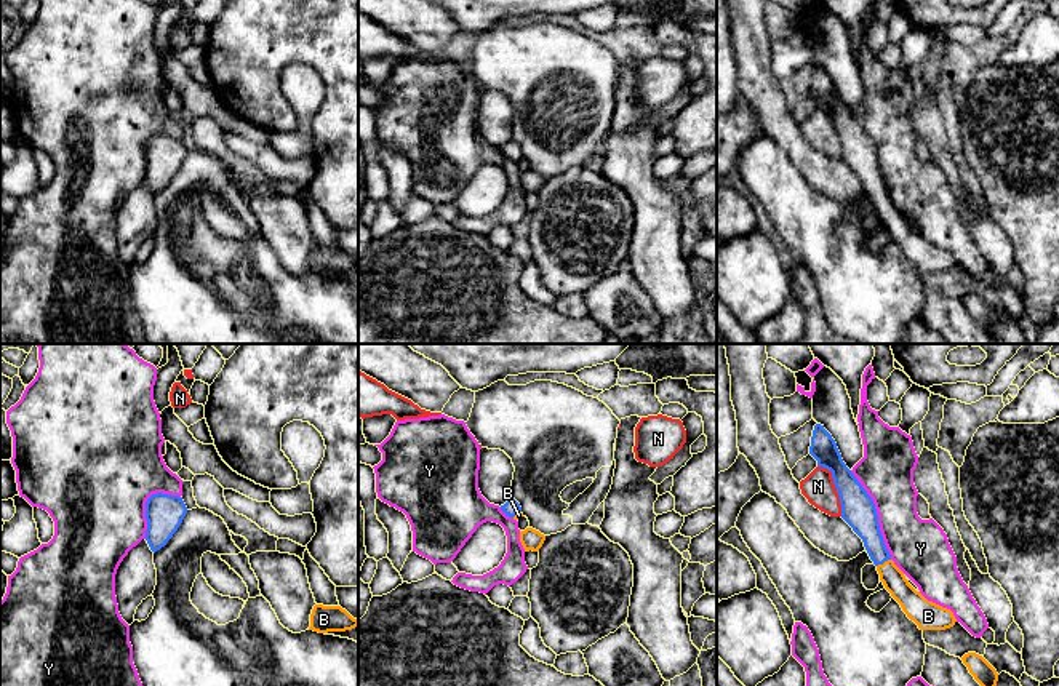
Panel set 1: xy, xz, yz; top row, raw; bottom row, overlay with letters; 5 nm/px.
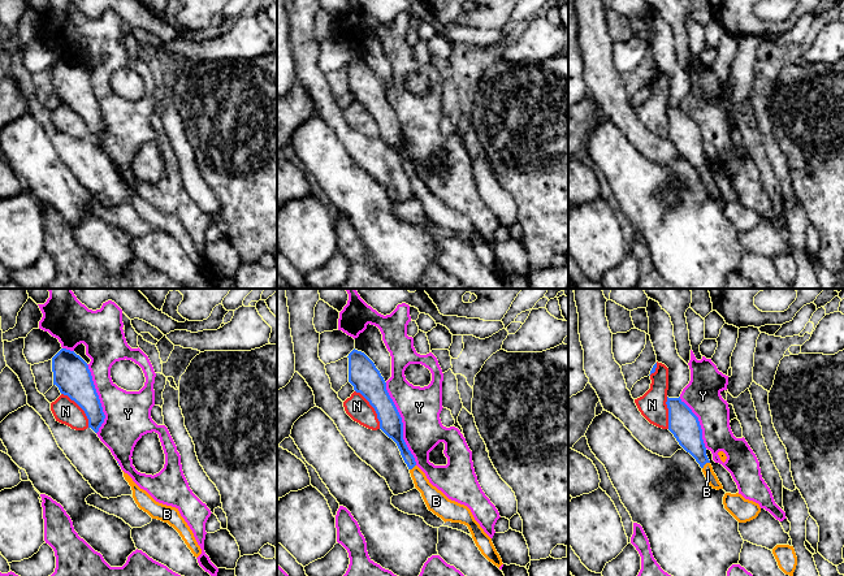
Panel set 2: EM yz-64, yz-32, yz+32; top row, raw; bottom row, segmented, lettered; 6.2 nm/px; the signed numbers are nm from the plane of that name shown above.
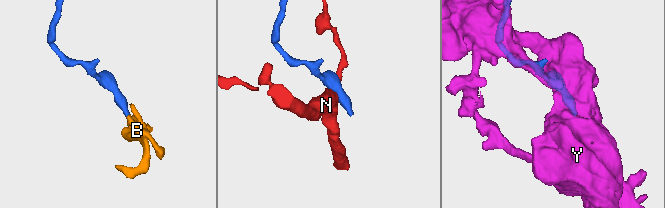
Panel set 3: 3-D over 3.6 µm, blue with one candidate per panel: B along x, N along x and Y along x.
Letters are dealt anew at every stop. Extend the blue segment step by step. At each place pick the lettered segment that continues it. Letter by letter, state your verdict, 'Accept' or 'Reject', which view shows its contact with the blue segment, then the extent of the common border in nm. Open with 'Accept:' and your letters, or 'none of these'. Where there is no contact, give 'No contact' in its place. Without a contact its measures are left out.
Accept: B
B: Accept. Touches blue in yz. Shared border 80 nm
N: Reject. Touches blue in yz. Shared border 280 nm
Y: Reject. Touches blue in yz. Shared border 500 nm

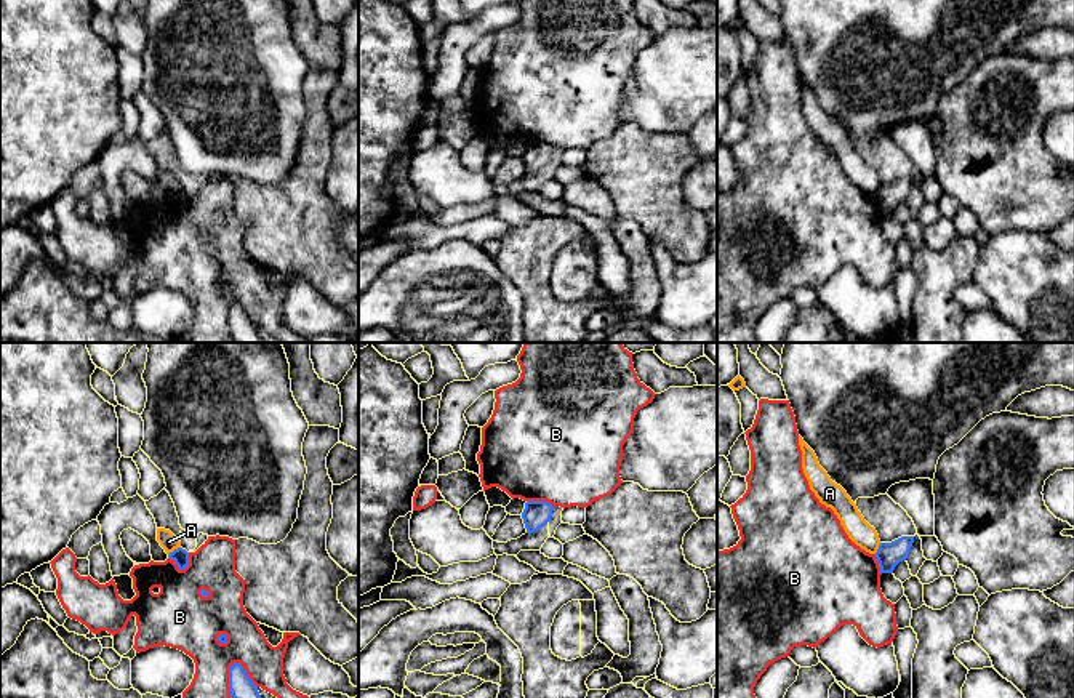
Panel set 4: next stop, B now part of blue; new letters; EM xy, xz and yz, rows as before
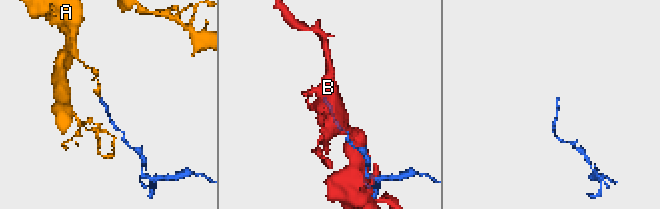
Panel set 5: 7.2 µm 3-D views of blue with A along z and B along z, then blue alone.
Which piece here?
Accept: none of these
A: Reject. Touches blue in xy. Shared border 80 nm
B: Reject. Touches blue in xy. Shared border 120 nm

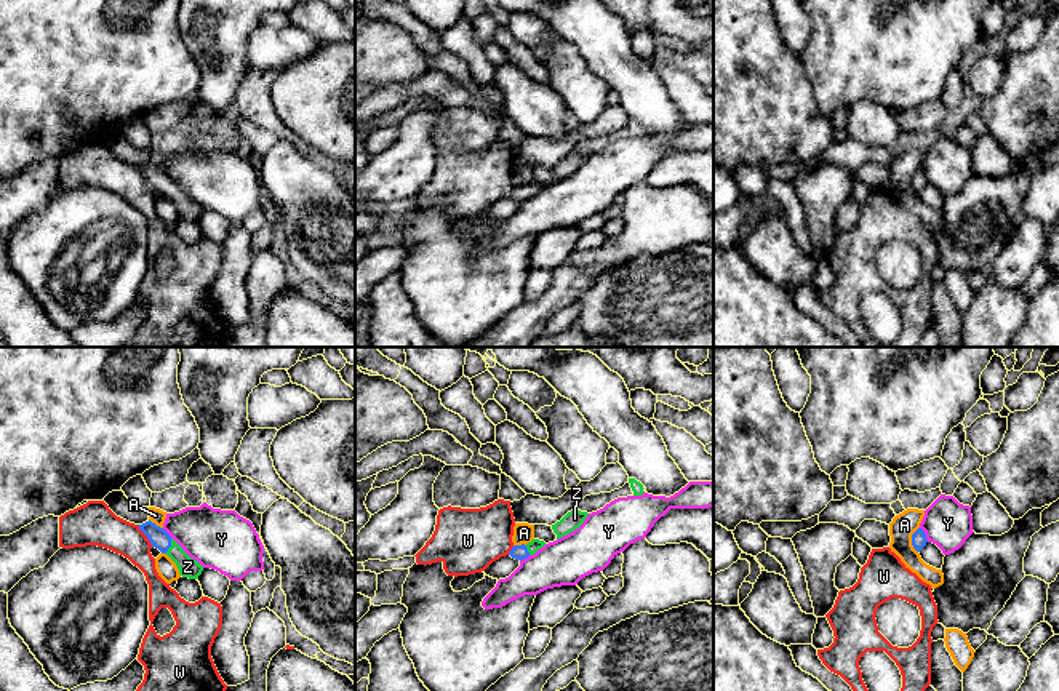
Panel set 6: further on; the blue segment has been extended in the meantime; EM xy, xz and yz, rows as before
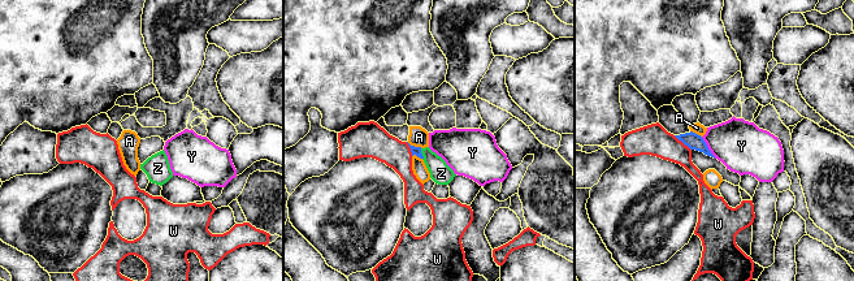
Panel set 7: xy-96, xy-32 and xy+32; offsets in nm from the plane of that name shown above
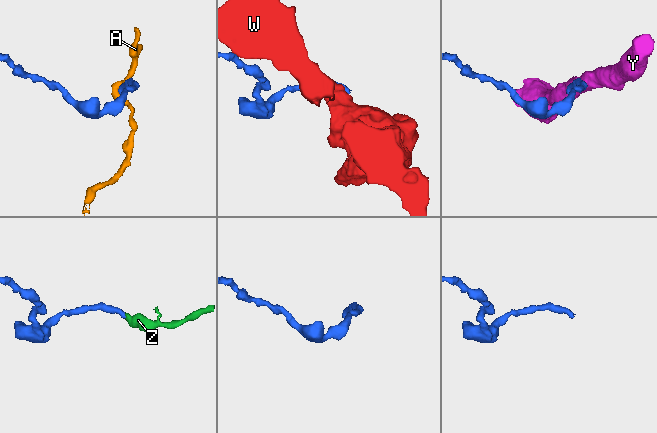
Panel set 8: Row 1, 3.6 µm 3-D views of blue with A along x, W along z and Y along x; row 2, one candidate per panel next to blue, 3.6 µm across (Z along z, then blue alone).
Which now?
Accept: Z
A: Reject. Touches blue in yz. Shared border 140 nm
W: Reject. Touches blue in xy. Shared border 140 nm
Y: Reject. Touches blue in yz. Shared border 90 nm
Z: Accept. Touches blue in xy. Shared border 80 nm

